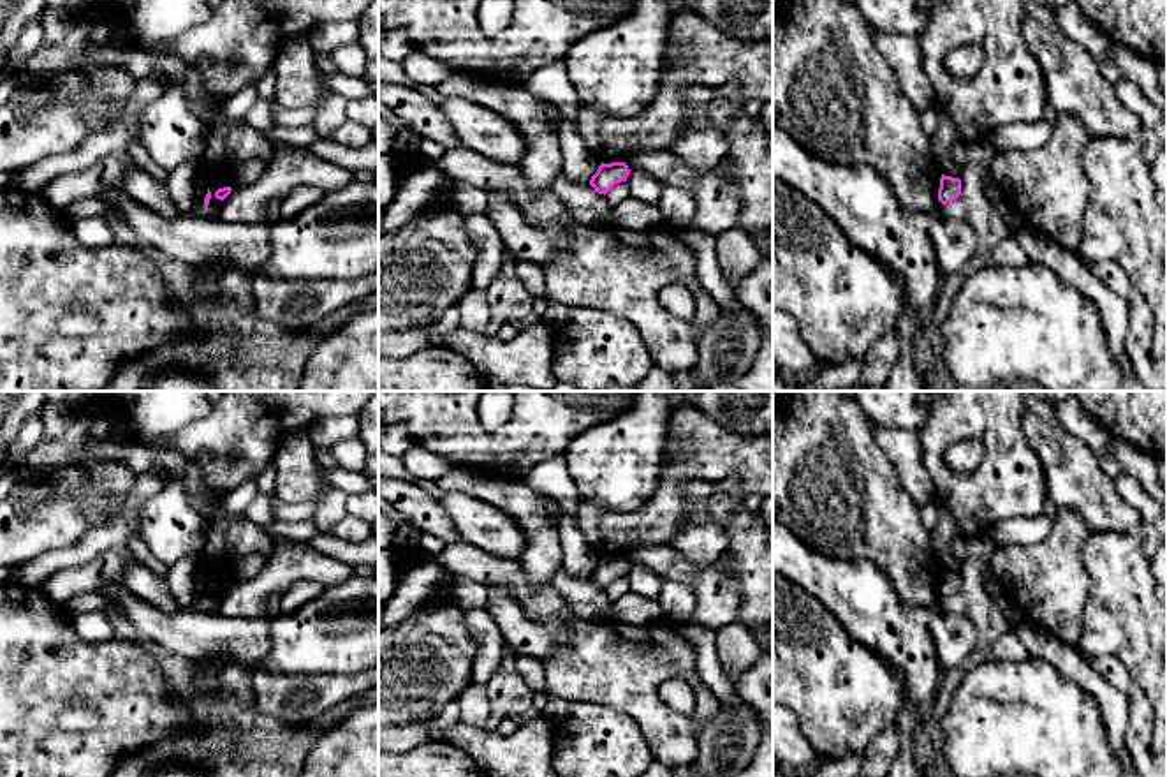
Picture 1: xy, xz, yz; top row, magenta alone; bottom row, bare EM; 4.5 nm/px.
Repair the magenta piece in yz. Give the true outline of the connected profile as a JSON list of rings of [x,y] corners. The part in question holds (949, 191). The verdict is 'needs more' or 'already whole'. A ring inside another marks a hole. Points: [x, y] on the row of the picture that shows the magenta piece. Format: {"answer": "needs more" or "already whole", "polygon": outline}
{"answer": "already whole", "polygon": [[[942,174],[940,189],[938,189],[938,201],[942,204],[952,203],[959,197],[959,194],[961,194],[961,180]]]}

